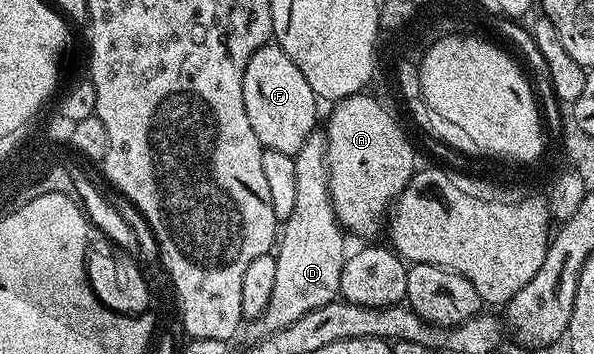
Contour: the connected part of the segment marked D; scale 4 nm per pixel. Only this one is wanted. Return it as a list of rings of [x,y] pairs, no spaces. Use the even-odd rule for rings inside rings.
[[[314,129],[304,140],[304,148],[294,155],[296,164],[296,205],[292,207],[292,216],[284,219],[280,226],[280,237],[276,242],[276,281],[272,288],[267,307],[258,318],[253,319],[255,335],[265,336],[288,324],[296,324],[300,316],[308,316],[316,308],[335,301],[339,297],[340,272],[348,257],[346,238],[342,225],[330,203],[330,181],[326,171],[326,135],[321,129]]]

